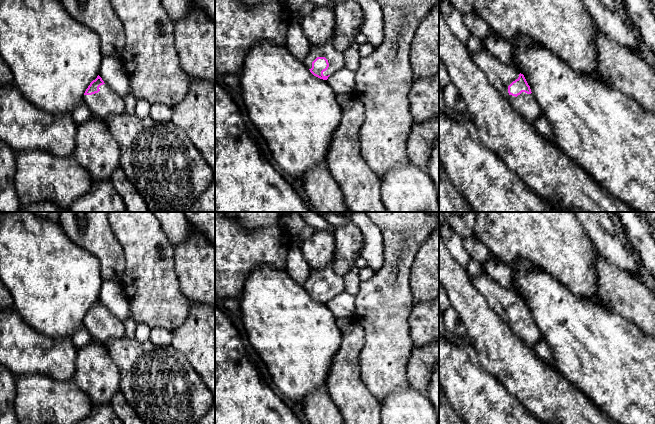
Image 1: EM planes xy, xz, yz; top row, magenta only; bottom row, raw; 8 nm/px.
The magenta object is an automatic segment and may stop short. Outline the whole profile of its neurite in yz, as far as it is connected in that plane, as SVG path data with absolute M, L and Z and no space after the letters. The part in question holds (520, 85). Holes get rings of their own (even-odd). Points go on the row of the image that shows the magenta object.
M486 48L470 56L492 86L528 124L543 115L523 74L498 60Z

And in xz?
M332 39L322 45L311 46L304 64L314 76L323 80L345 67L343 53L334 48Z

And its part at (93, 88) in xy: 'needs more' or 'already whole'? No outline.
needs more

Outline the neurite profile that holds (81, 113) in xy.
M83 101L77 107L75 107L75 109L71 113L71 116L78 126L92 118L93 114L91 113L86 103Z

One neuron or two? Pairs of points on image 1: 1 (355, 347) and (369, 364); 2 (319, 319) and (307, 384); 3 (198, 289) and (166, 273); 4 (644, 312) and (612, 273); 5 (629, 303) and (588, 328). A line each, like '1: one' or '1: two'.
1: two
2: one
3: two
4: one
5: two

